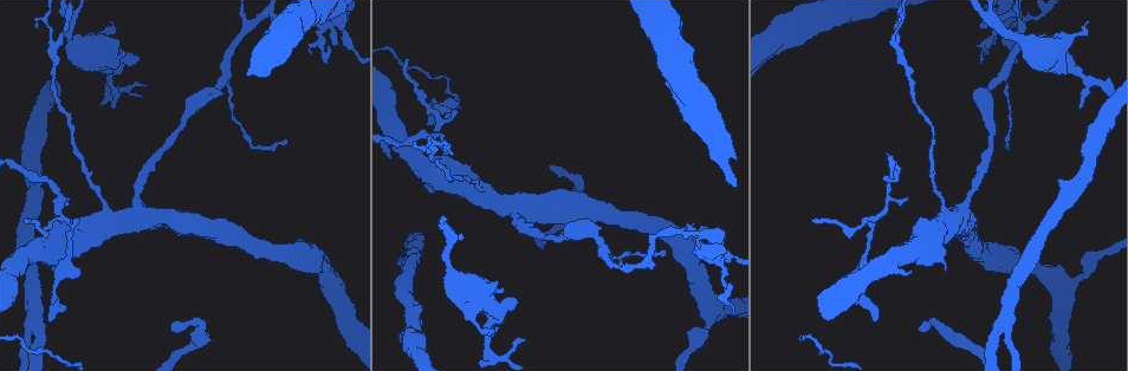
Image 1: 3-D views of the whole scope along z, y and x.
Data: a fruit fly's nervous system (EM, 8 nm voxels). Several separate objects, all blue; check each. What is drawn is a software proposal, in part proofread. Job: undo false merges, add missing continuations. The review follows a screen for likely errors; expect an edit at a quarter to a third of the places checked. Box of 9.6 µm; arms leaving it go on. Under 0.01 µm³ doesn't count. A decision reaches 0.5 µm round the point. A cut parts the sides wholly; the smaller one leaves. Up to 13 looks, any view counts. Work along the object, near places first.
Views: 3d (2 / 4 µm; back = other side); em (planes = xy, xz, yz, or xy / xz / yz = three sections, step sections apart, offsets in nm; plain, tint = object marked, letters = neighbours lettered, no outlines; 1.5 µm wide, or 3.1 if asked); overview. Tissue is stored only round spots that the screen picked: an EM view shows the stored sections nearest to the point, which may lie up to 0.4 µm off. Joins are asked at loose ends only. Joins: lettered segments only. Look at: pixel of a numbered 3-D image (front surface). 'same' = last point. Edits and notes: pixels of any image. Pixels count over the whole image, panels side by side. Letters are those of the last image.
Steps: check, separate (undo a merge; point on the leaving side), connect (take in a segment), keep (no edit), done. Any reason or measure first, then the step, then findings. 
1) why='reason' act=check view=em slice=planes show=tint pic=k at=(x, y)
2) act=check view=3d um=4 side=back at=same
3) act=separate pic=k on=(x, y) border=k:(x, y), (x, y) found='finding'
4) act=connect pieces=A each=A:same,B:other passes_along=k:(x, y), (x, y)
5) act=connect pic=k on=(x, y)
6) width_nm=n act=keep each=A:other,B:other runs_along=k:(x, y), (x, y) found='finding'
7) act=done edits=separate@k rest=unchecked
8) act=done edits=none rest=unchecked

why='three-way junction' act=check view=3d um=2 pic=1 at=(1004, 325)

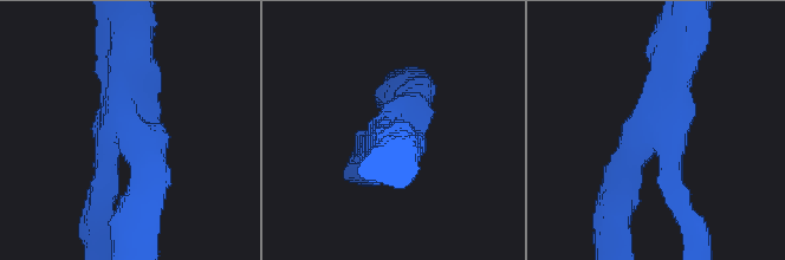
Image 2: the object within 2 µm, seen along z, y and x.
arms=3 arm_widths_nm=200,280,340 act=check view=em slice=planes show=letters pic=2 at=(662, 120)

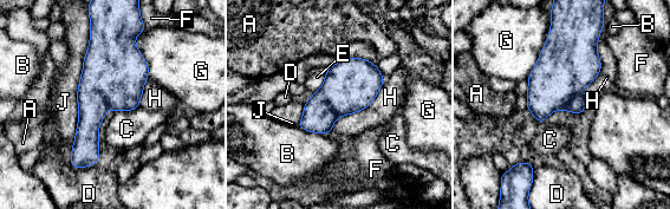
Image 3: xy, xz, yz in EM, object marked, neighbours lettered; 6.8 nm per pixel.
act=keep each=A:other,B:other,C:other,D:other,E:other,F:other,G:other,H:other,J:other border=3:(384, 79), (329, 134) found='one neuron here'

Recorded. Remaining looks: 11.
why='free end' act=check view=em slice=planes show=letters pic=1 at=(909, 271)

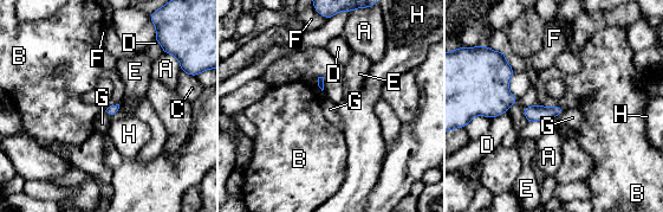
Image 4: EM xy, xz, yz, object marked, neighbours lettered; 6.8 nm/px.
act=keep each=A:other,B:other,C:other,D:other,E:other,F:other,G:other,H:other border=4:(538, 103), (565, 109) found='no lettered segment goes on from it'

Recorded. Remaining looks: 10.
why='an open end' act=check view=em slice=xy step=4 show=letters pic=1 at=(923, 323)

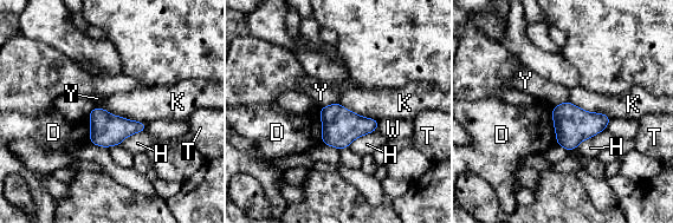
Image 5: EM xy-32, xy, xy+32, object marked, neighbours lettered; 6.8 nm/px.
why='another direction' act=check view=em slice=planes show=letters at=same

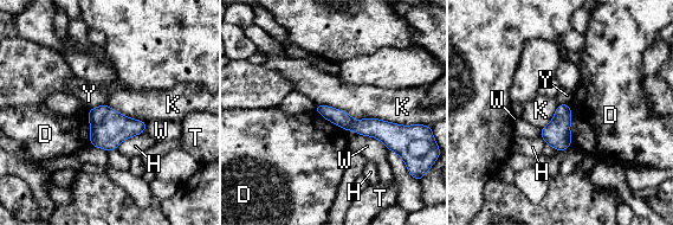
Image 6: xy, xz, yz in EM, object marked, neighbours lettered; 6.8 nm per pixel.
act=keep each=D:other,H:other,K:other,T:other,W:other,Y:other border=6:(316, 103), (355, 120), (415, 124) found='no lettered segment goes on from it'

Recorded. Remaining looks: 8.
why='calibre changes' act=check view=em um=3.1 slice=planes show=plain pic=1 at=(1021, 39)

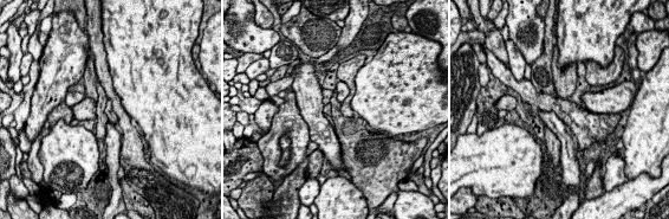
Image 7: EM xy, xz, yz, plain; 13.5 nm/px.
why='what lies round it' act=check view=em um=3.1 slice=planes show=letters at=same

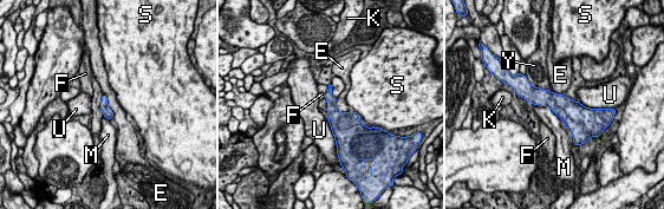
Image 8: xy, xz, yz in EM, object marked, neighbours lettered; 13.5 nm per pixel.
width_nm=130 act=keep each=E:other,F:other,K:other,M:other,S:other,U:other,Y:other border=8:(103, 93), (112, 112), (112, 118) found='all the same neuron'

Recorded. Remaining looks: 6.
why='thin neck' act=check view=em slice=planes show=letters pic=1 at=(1036, 19)

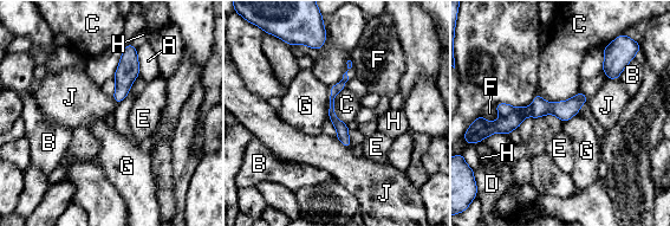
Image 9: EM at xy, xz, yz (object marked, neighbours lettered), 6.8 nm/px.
width_nm=80 act=separate pic=9 on=(503, 109) each=A:other,B:other,C:other,D:other,E:other,F:other,G:other,H:other,J:other border=9:(532, 107), (527, 112), (501, 117) found='two neurons meet here'

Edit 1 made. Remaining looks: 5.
act=done edits=separate@9 rest=unchecked

